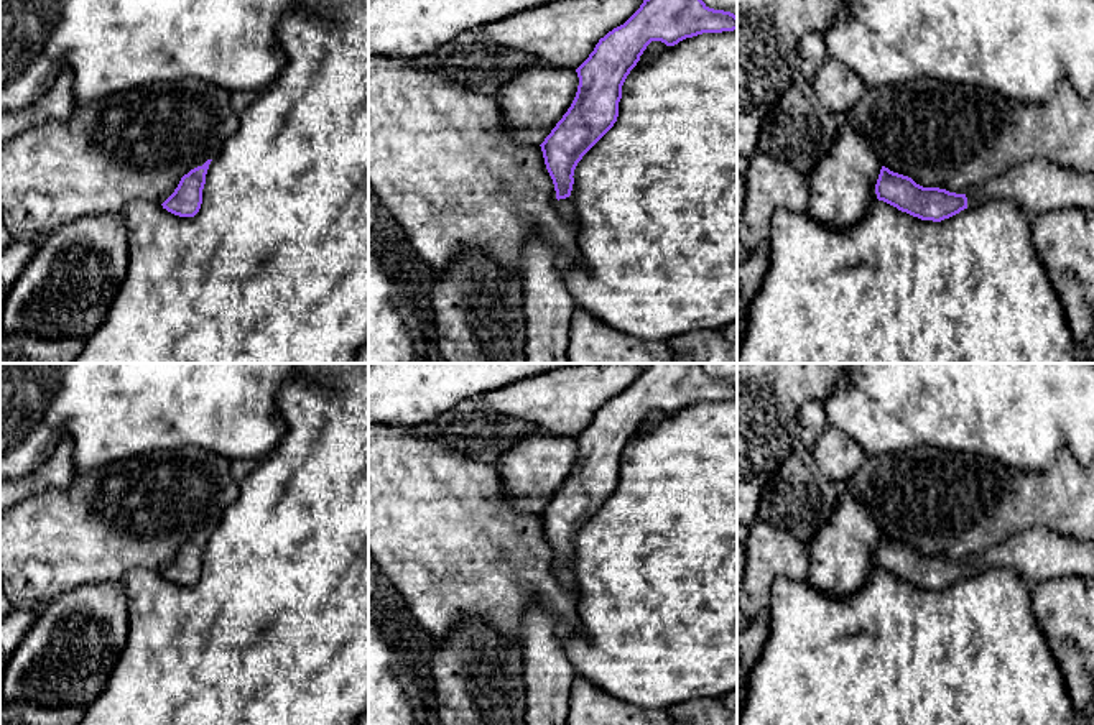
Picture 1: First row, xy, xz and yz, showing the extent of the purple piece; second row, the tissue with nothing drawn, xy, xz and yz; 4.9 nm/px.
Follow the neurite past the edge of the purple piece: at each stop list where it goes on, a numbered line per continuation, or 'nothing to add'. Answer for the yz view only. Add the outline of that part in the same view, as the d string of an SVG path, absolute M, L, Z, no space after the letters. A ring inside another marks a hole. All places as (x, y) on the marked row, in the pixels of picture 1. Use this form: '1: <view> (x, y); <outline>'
1: yz (1037, 186); M1038 158L967 191L966 197L977 204L992 199L1012 201L1030 219L1050 210L1094 209L1094 171Z

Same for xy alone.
nothing to add

